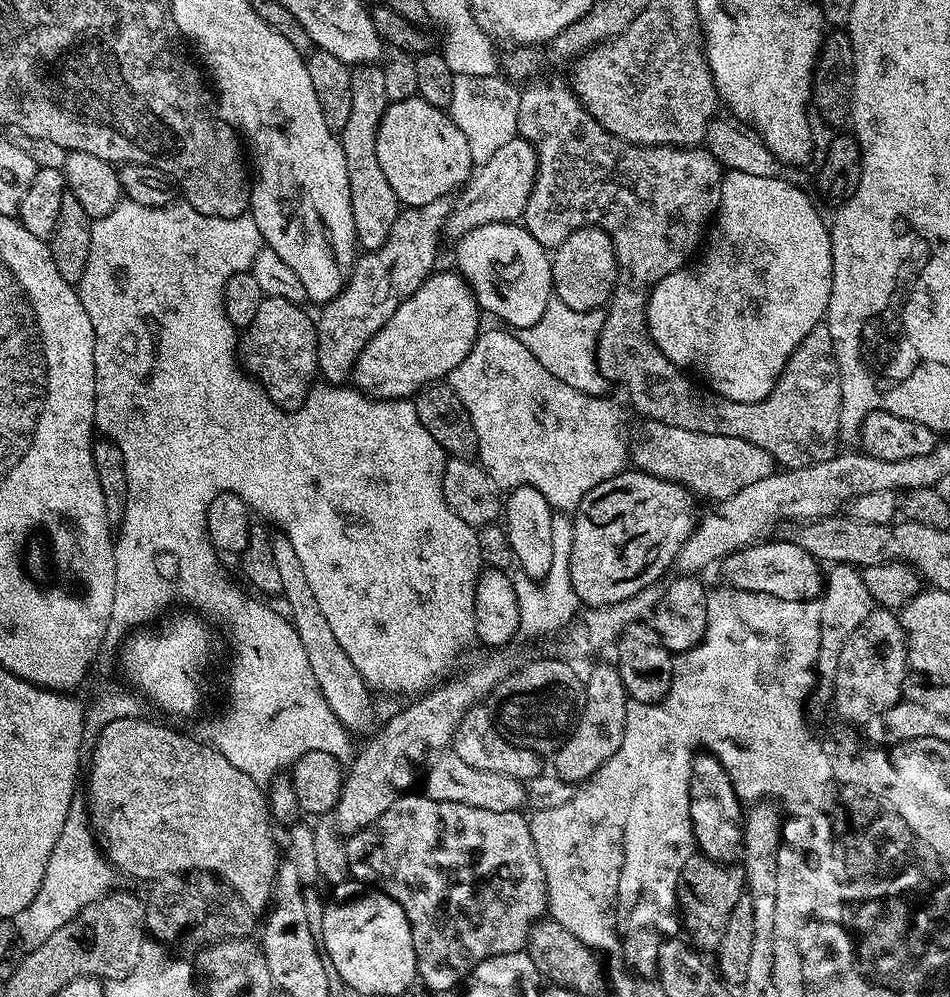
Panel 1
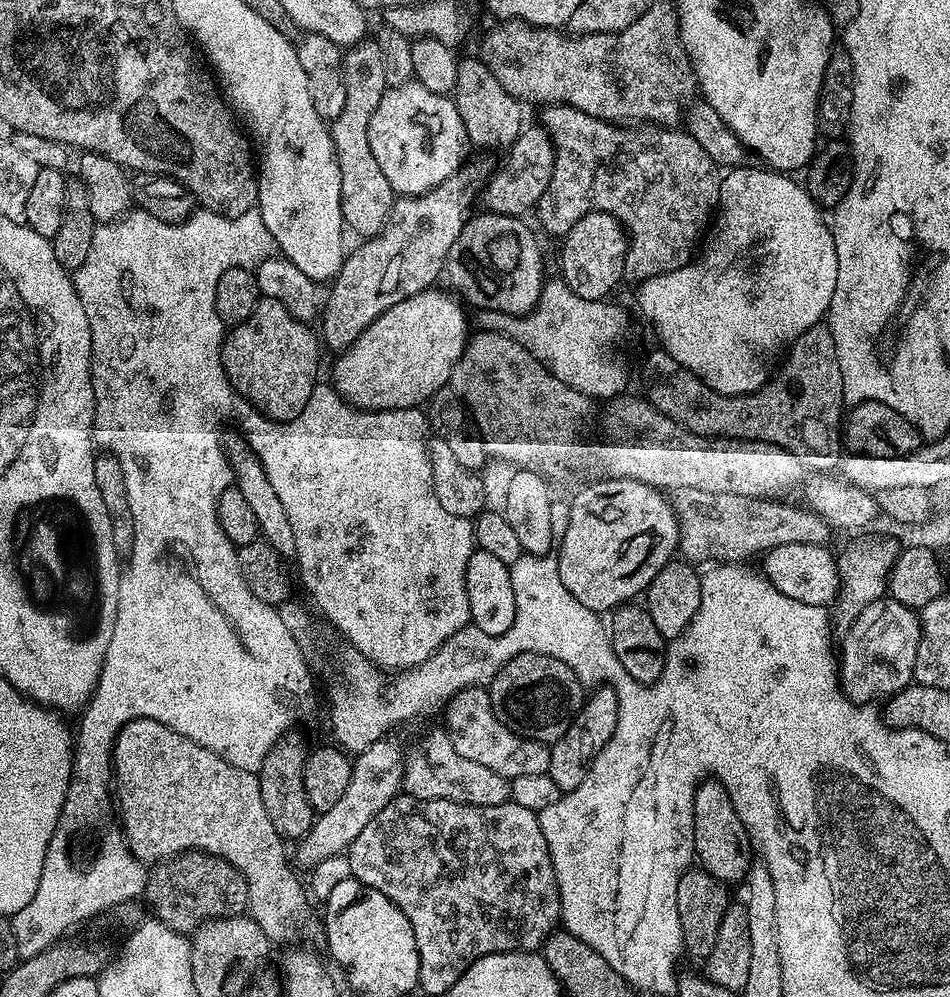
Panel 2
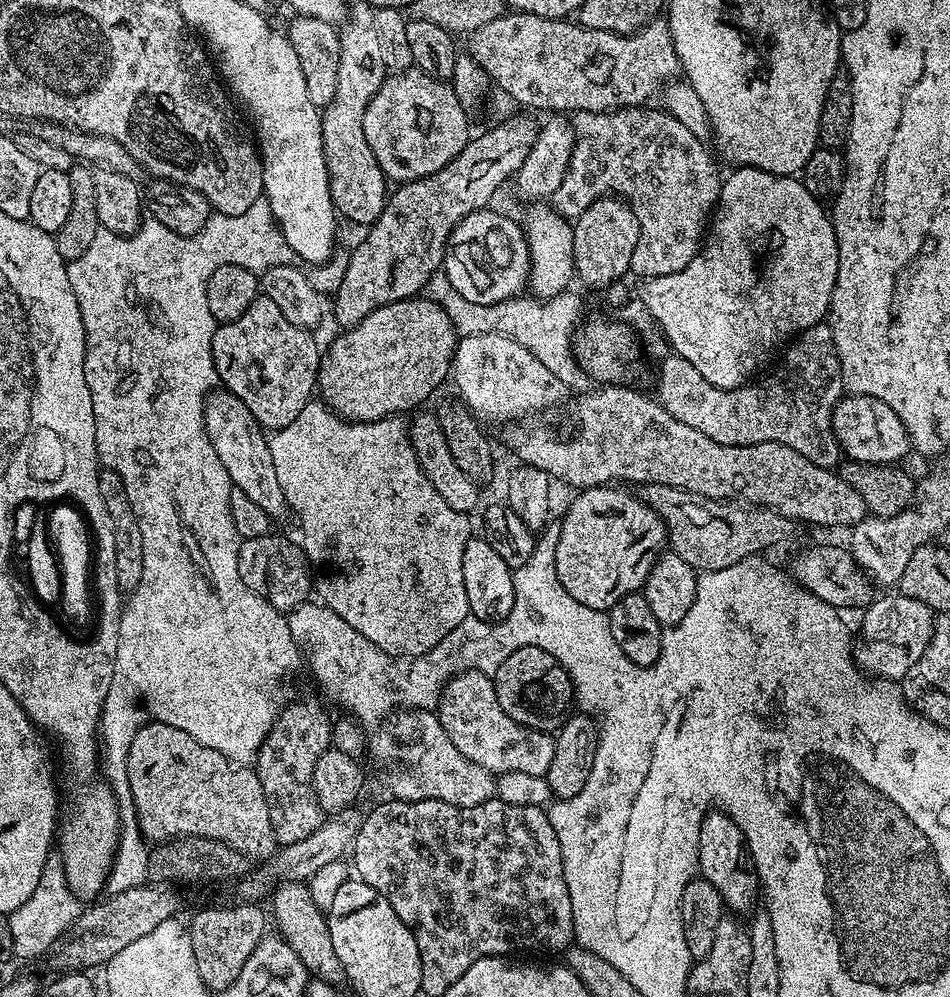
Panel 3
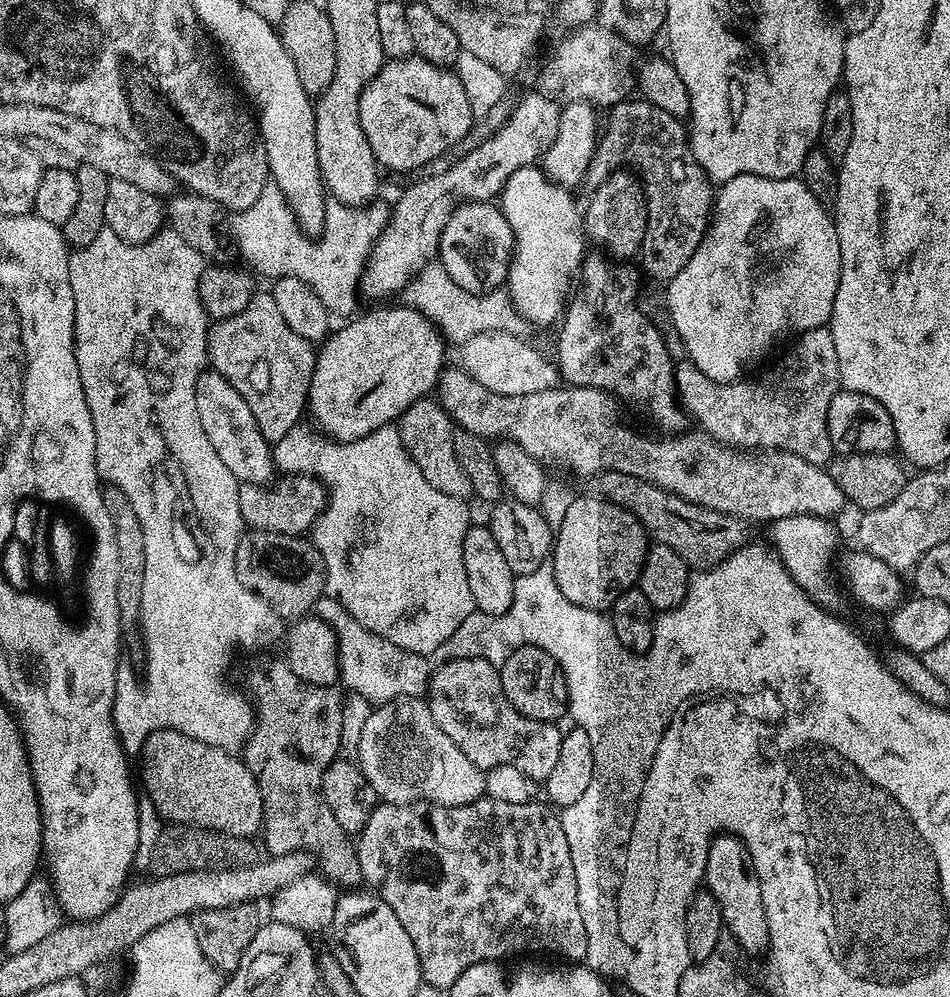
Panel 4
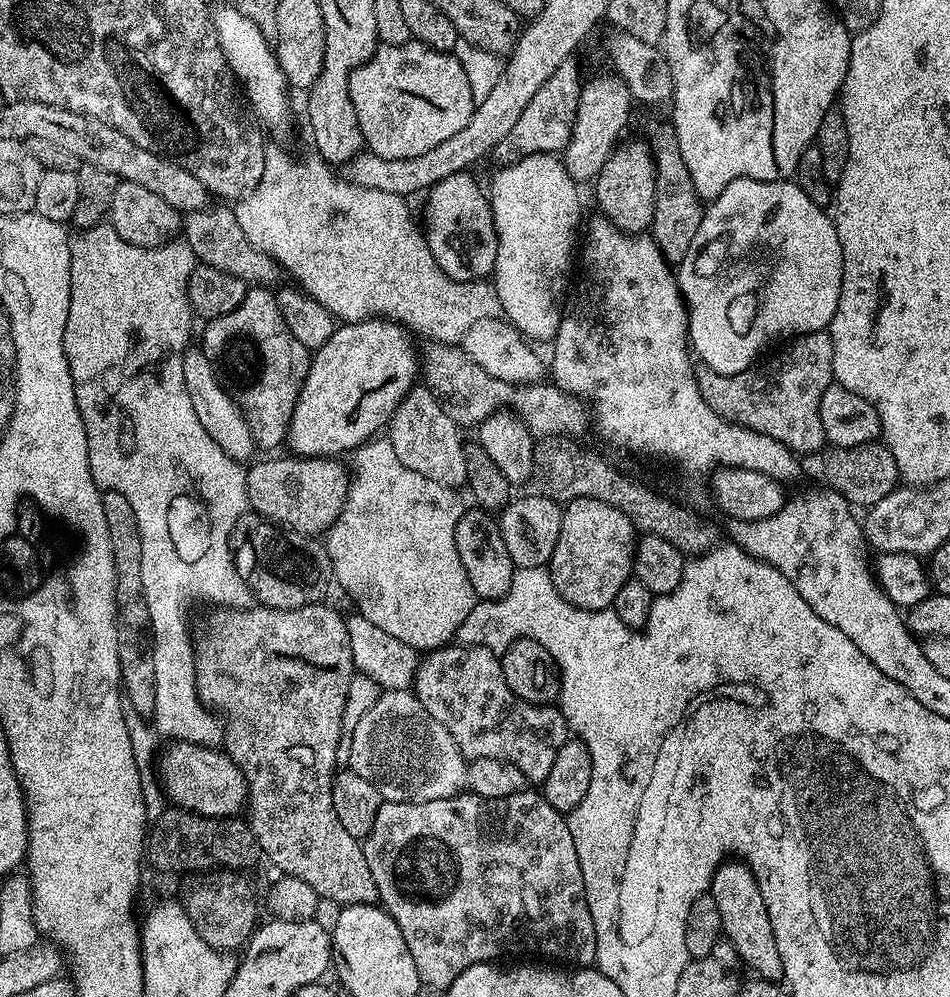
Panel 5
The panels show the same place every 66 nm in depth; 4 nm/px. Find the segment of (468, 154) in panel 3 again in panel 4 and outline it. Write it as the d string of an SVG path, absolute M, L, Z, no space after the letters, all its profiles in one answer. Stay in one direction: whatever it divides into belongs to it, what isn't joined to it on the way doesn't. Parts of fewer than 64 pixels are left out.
M540 90L522 97L516 105L511 105L508 120L497 132L463 153L459 157L461 160L453 159L446 170L428 174L425 180L410 185L397 198L396 205L391 205L388 224L372 243L372 252L360 276L359 291L376 300L372 302L383 301L380 300L383 296L392 296L395 292L396 295L403 293L412 277L437 259L442 230L457 204L461 201L495 201L514 170L535 165L543 157L558 134L561 109L551 95Z

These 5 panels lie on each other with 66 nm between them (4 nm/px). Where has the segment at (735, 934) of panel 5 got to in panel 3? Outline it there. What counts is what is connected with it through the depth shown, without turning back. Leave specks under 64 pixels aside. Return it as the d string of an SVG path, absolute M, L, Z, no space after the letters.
M713 810L704 817L704 821L700 827L698 846L700 847L699 875L703 879L708 880L710 886L714 886L718 890L725 909L732 914L744 914L740 912L748 911L748 913L751 913L757 907L757 905L755 906L756 900L758 904L758 901L761 899L762 889L760 886L760 876L756 873L756 863L752 857L752 852L749 850L746 838L739 826L724 812Z

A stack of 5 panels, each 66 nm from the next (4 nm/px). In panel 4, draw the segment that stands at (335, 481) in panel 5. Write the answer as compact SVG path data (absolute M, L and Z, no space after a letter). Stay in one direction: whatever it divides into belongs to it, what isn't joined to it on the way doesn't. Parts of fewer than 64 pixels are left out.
M307 474L287 475L282 477L280 481L277 479L271 486L240 485L238 510L241 521L249 529L299 536L307 533L315 524L316 519L324 512L324 506L328 503L325 485L321 484L315 476Z

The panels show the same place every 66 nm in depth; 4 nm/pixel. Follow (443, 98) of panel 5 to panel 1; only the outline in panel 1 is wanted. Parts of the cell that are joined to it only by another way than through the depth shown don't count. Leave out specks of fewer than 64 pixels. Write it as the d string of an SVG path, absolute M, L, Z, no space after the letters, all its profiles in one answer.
M418 95L389 103L378 126L376 145L378 162L386 182L390 182L390 190L394 190L401 205L410 208L451 197L468 183L474 171L466 134L458 130L445 109L430 106Z

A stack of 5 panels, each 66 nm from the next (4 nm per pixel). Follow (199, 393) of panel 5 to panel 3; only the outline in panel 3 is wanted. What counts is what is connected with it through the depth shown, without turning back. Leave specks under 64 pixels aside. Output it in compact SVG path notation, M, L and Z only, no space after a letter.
M227 390L209 392L204 398L204 429L210 438L210 446L214 446L214 454L218 454L218 462L226 466L226 474L230 478L232 487L242 490L242 494L246 494L250 502L257 504L258 510L268 515L269 521L276 522L290 516L290 504L286 496L284 500L284 484L280 481L280 472L276 469L276 460L272 457L271 446L268 445L269 437L254 418L254 414L246 410L246 402L242 402L242 398Z

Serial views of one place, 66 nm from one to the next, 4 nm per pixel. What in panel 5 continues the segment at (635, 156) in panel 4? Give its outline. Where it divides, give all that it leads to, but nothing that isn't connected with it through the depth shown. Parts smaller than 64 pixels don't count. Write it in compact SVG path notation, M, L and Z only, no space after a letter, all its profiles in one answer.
M671 123L654 125L648 136L646 135L646 140L656 159L656 201L650 235L664 257L670 262L678 262L684 257L686 250L690 250L694 234L698 234L705 205L694 190L694 182L690 178L690 170L686 170L686 162L682 162L682 150L678 150L678 138Z

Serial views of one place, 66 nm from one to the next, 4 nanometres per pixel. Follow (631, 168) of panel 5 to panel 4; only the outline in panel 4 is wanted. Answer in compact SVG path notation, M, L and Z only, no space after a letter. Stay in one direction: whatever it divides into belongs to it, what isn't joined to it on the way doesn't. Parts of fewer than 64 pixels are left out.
M631 171L609 172L599 181L588 200L588 209L582 212L584 234L589 241L601 244L603 251L612 258L635 257L646 234L648 204L644 201L644 188Z

